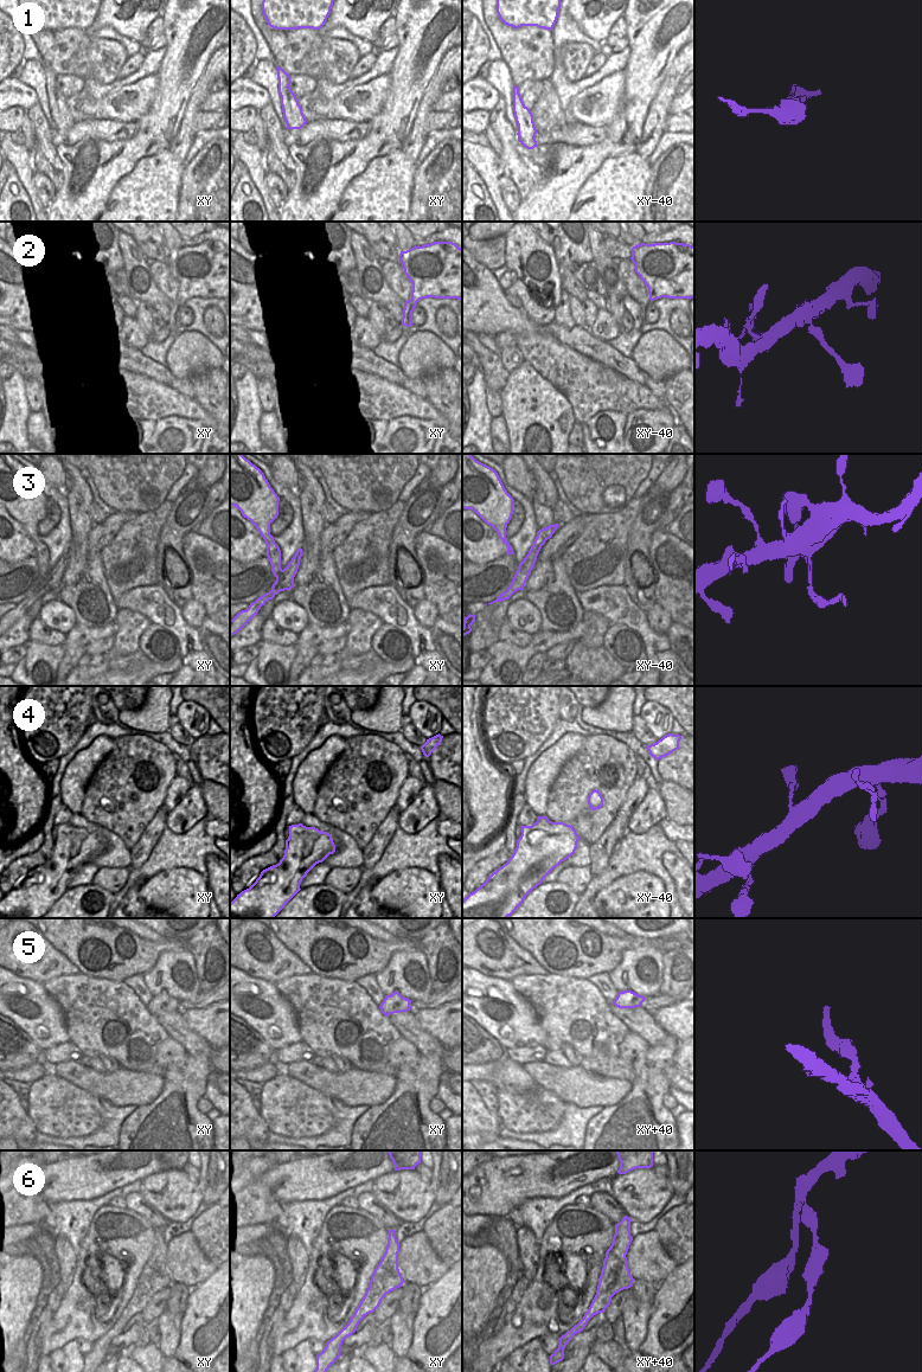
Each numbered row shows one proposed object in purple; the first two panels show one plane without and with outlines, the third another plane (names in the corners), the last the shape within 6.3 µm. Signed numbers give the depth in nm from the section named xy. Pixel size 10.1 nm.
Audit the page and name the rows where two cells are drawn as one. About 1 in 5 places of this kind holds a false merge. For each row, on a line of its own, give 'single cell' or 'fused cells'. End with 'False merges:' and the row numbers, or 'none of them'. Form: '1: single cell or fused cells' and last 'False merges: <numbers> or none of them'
1: single cell
2: single cell
3: fused cells
4: single cell
5: fused cells
6: single cell
False merges: 3, 5

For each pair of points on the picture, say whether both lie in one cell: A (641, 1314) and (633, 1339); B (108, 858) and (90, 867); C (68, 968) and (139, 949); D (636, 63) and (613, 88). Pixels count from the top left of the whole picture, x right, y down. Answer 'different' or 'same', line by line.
A: same
B: different
C: different
D: different

